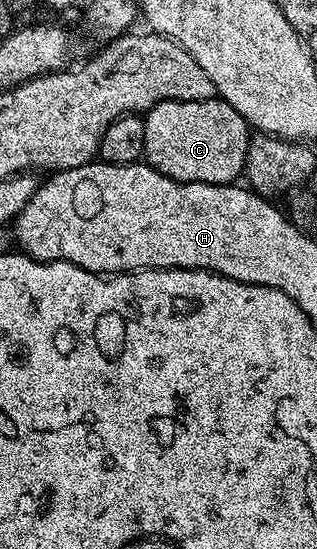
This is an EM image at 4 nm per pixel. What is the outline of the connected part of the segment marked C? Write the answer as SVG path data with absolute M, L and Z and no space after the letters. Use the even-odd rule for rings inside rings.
M218 97L205 101L160 101L156 107L146 112L143 119L145 125L145 149L143 159L157 173L182 183L222 183L234 184L235 179L244 174L247 165L247 150L253 138L249 124L233 105L229 105Z

